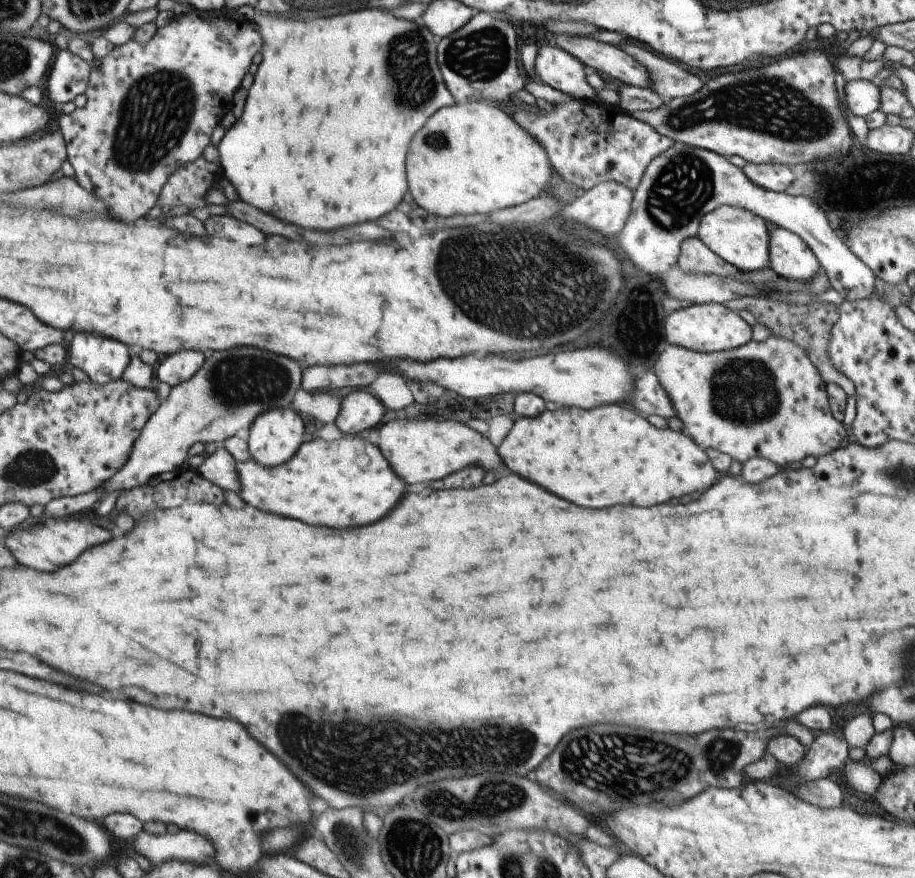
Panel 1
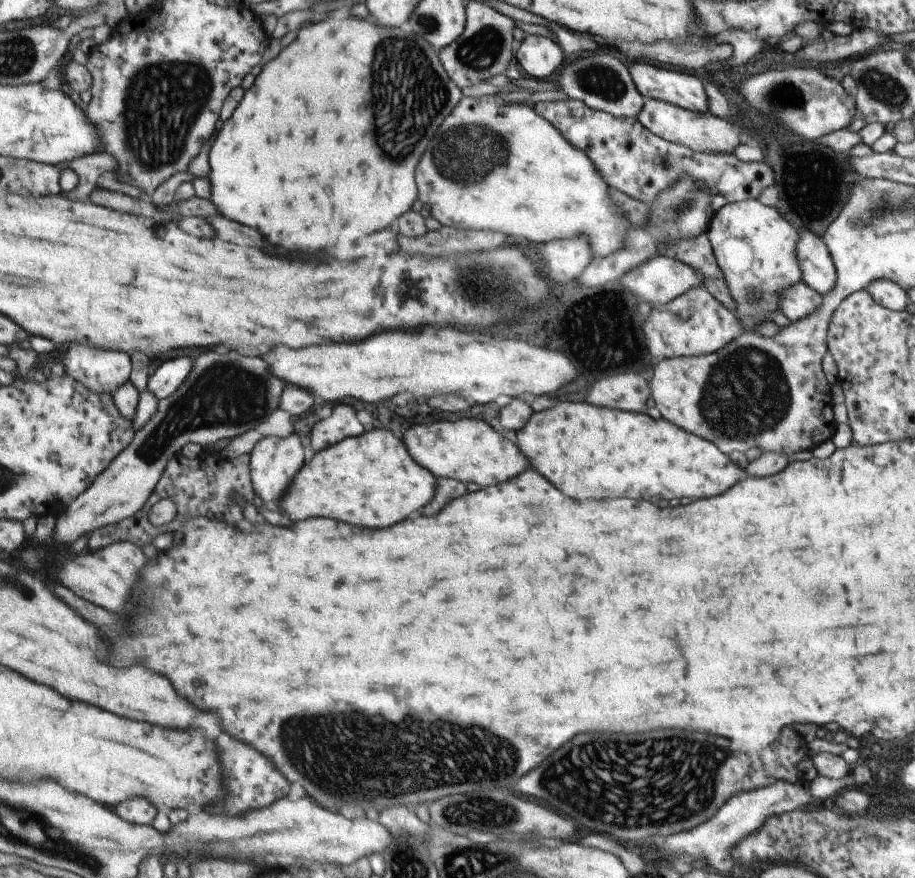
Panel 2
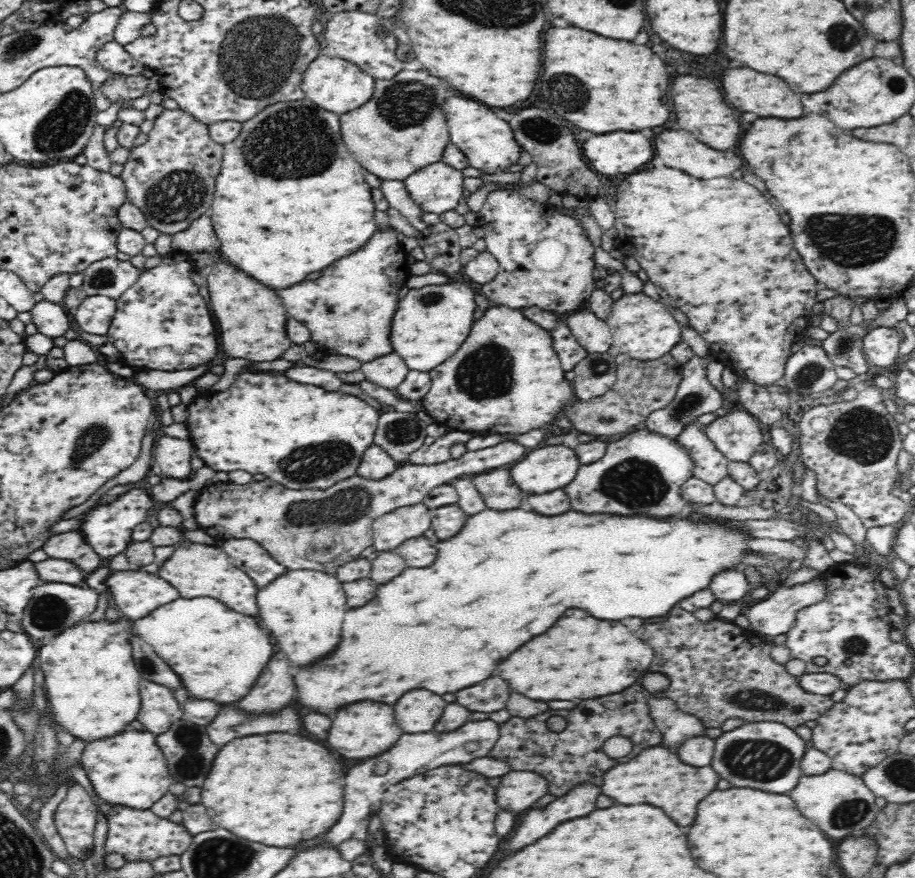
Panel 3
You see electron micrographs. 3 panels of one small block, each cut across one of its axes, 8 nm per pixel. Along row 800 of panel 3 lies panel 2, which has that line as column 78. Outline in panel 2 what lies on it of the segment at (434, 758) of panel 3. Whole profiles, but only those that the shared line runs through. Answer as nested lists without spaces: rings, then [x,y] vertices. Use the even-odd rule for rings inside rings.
[[[70,344],[61,361],[66,374],[80,381],[94,393],[114,394],[115,390],[129,382],[130,358],[126,352],[86,348]]]

